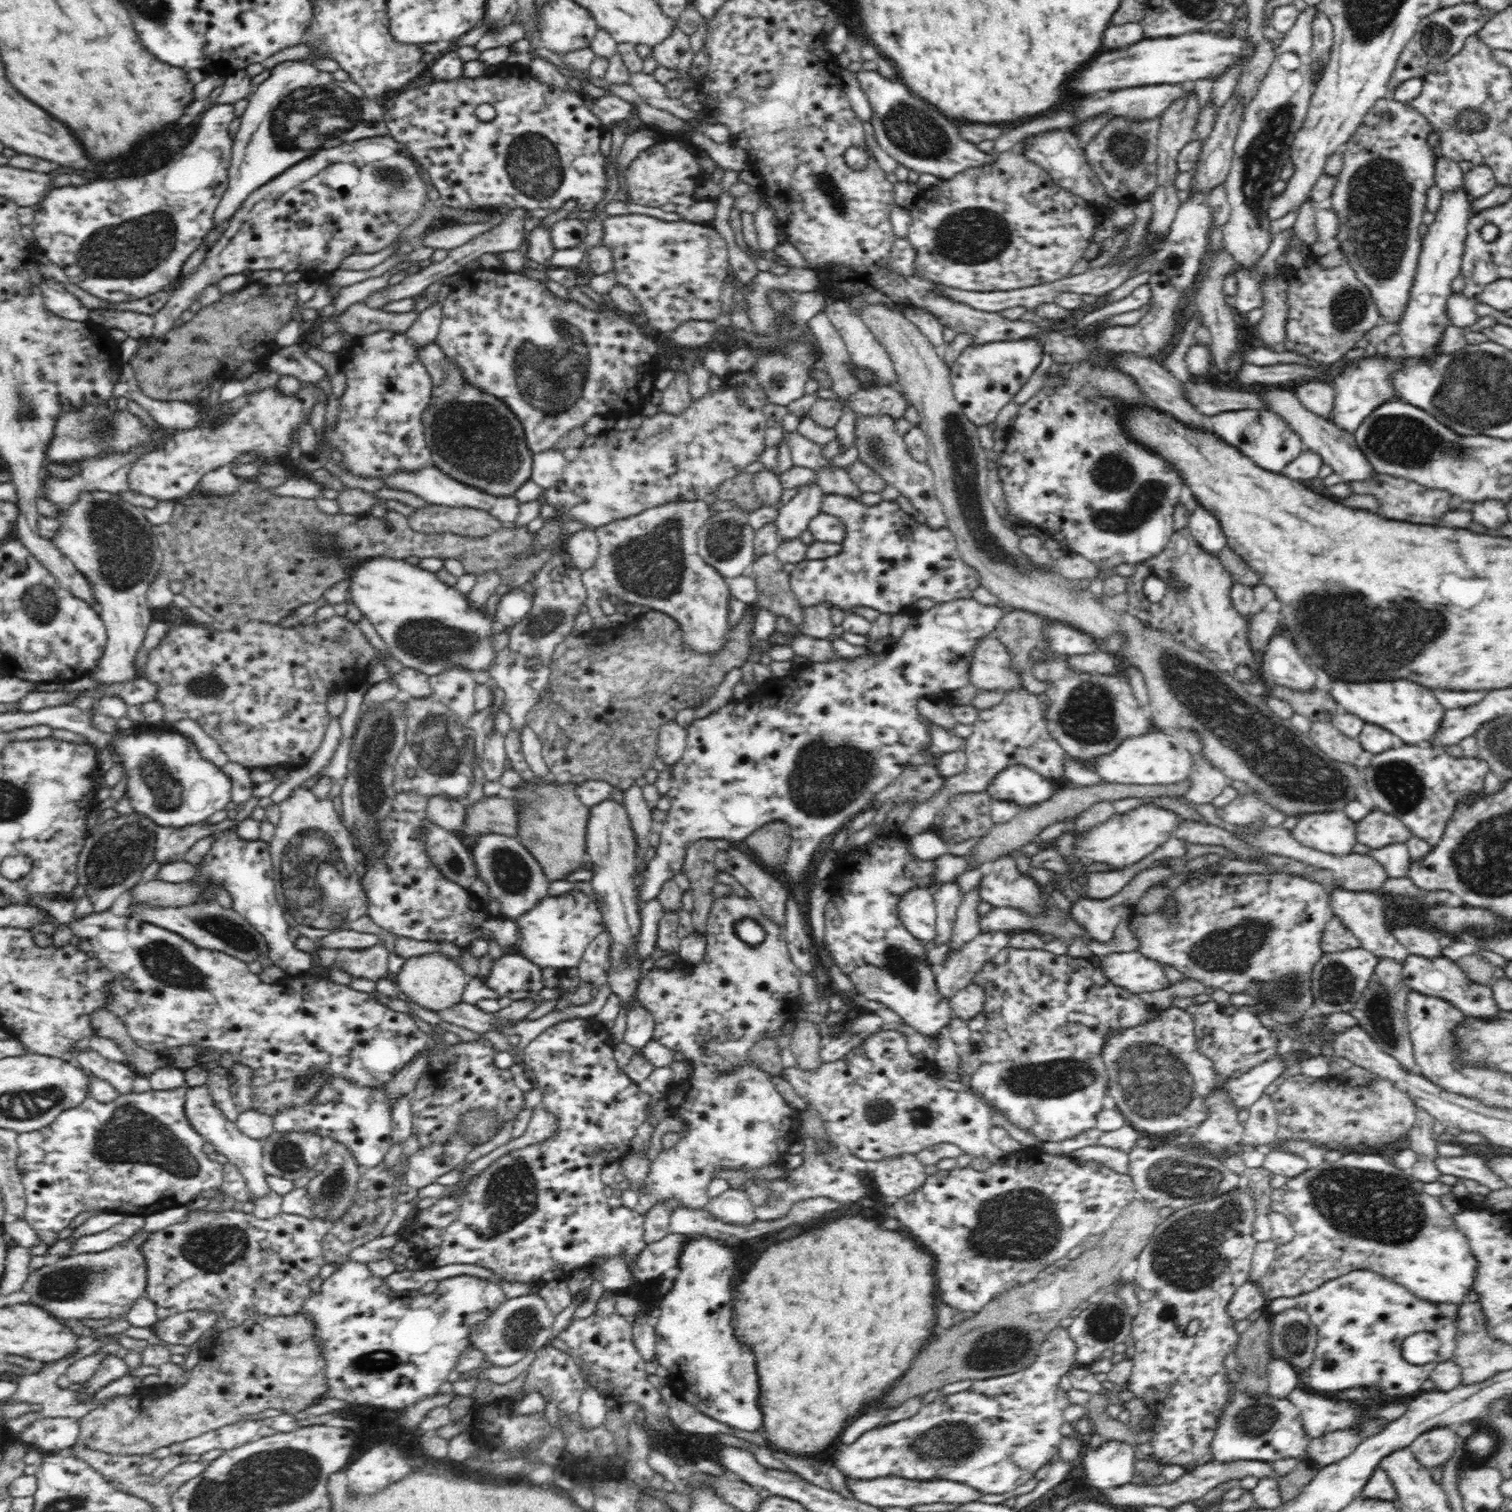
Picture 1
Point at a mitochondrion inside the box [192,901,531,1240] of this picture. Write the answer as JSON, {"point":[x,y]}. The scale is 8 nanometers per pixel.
{"point":[333,1187]}

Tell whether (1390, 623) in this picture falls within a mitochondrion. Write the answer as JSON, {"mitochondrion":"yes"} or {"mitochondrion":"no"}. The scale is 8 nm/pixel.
{"mitochondrion":"yes"}

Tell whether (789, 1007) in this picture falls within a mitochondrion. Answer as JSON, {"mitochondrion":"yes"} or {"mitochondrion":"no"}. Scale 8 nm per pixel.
{"mitochondrion":"no"}

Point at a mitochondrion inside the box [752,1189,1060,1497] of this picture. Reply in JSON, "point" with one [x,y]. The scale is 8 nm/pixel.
{"point":[944,1443]}

